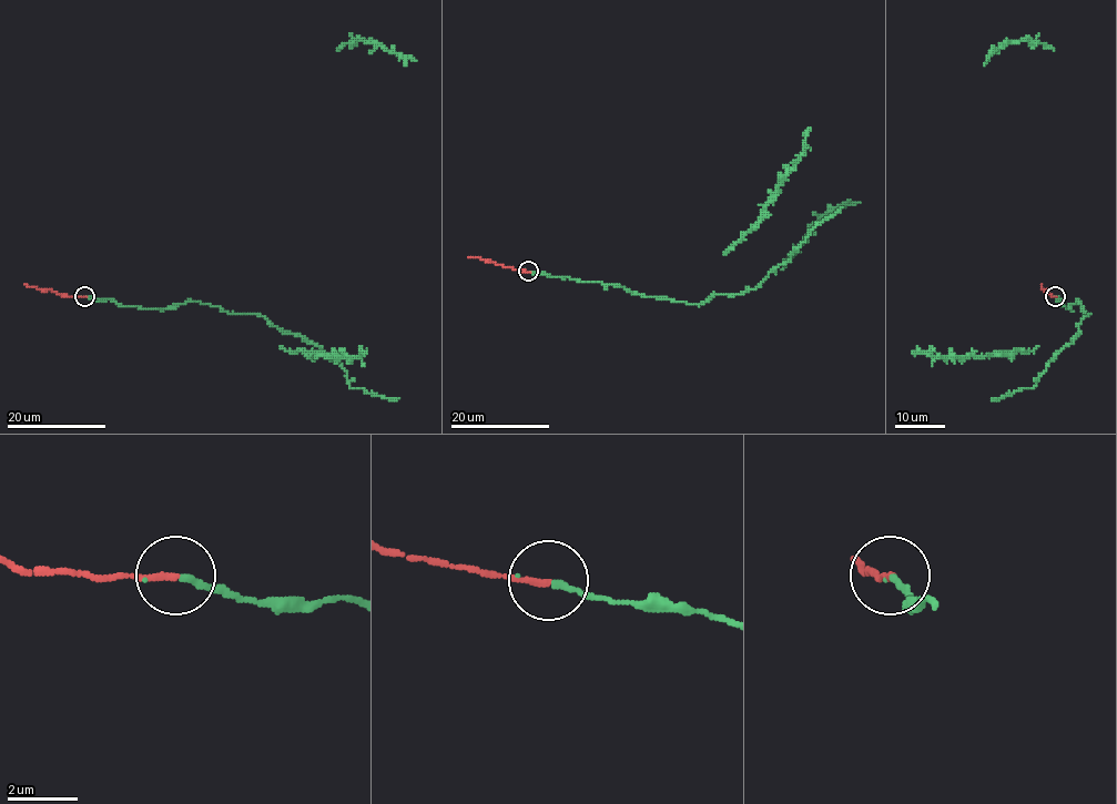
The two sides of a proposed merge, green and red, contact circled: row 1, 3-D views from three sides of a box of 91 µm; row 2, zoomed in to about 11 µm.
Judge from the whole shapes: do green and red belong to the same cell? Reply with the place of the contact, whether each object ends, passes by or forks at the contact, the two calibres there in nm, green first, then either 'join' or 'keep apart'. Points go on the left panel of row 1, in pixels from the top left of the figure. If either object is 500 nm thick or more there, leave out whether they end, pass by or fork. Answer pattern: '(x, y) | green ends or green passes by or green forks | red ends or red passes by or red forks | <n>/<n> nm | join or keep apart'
(84, 296) | green ends | red ends | 180/190 nm | join

